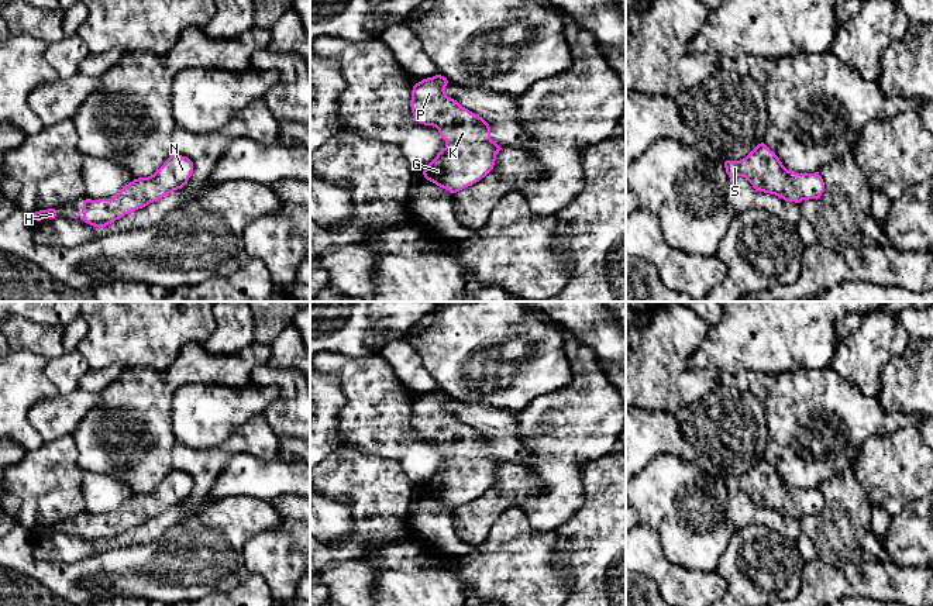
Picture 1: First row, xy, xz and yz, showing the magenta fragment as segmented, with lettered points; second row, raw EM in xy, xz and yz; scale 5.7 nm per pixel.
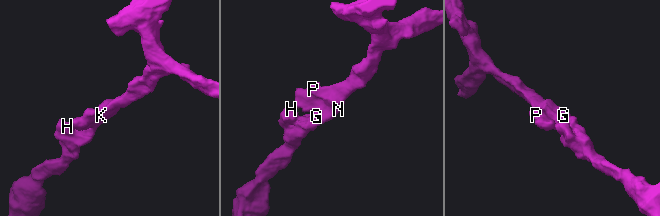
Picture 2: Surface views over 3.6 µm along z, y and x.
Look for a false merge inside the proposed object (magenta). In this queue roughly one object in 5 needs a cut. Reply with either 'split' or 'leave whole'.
leave whole

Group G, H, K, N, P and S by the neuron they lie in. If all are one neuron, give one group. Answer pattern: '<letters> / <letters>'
G H K N P S

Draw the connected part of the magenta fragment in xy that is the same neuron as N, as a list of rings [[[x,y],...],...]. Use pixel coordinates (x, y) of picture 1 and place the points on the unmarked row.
[[[172,469],[154,490],[134,495],[111,514],[83,516],[80,536],[93,543],[104,544],[125,530],[182,505],[192,489],[193,478],[187,472]]]

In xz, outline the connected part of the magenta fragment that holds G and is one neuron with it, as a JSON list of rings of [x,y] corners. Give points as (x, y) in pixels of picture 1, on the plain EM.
[[[441,390],[416,399],[412,406],[410,423],[420,440],[435,443],[445,457],[445,462],[423,486],[424,493],[457,509],[485,493],[493,485],[496,471],[502,464],[490,454],[490,443],[482,433],[447,412],[447,399],[447,393]]]

